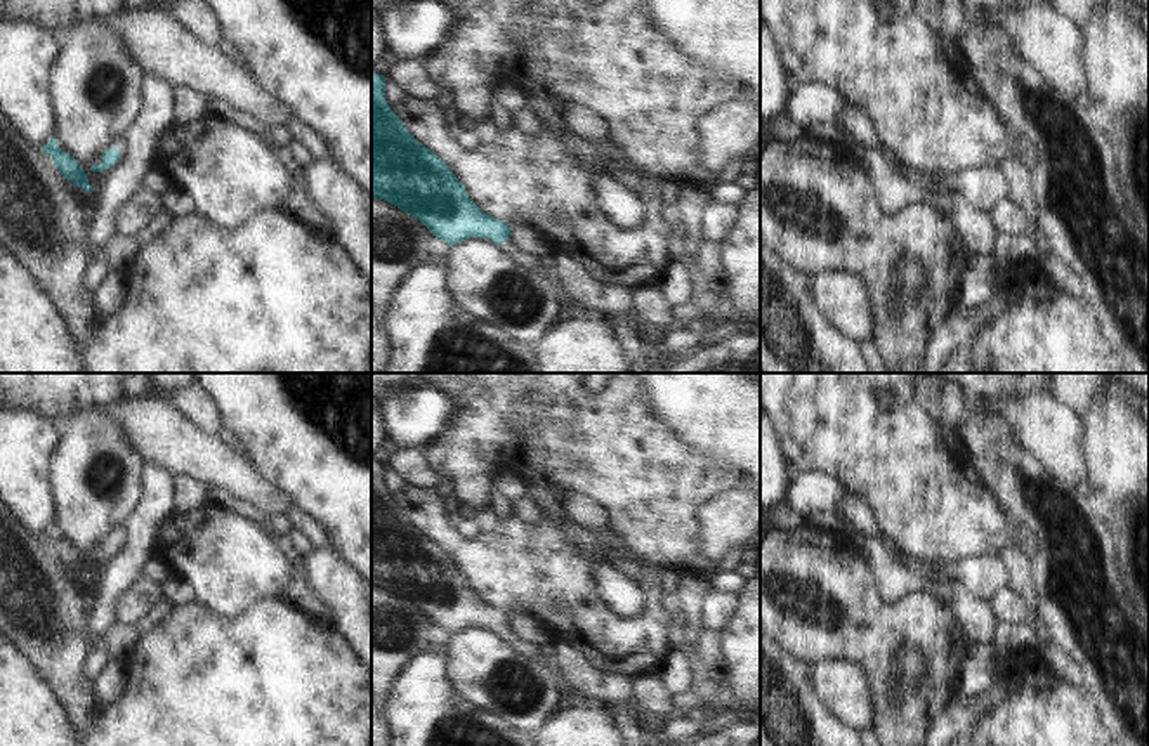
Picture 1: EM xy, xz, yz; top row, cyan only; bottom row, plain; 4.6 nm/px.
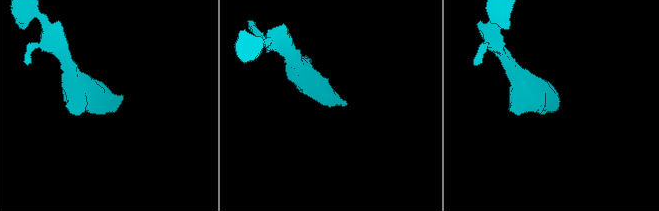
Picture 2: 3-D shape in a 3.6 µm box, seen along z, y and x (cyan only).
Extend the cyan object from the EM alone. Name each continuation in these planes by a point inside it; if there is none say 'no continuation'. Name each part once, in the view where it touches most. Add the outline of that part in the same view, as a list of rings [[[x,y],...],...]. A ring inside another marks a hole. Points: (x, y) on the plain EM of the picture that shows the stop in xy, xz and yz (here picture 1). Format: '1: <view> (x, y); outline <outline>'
1: xy (118, 531); outline [[[115,526],[101,541],[99,545],[94,548],[95,553],[102,553],[102,541],[116,536],[120,540],[120,546],[125,545],[125,527],[123,526]]]

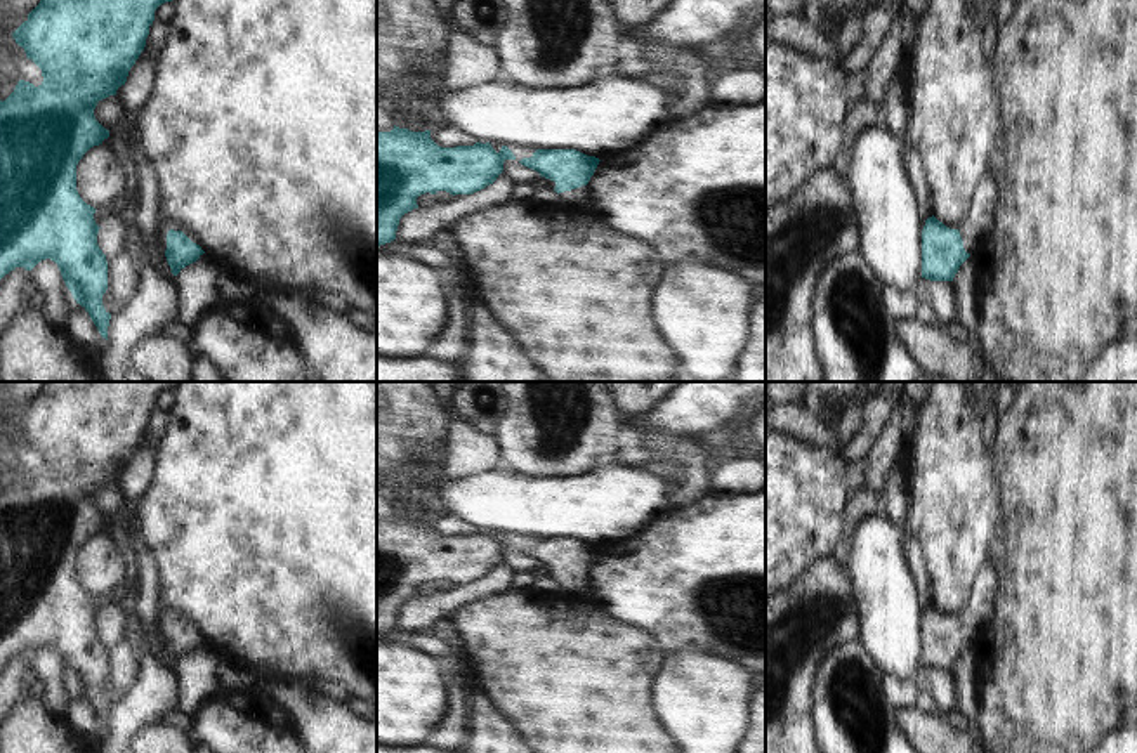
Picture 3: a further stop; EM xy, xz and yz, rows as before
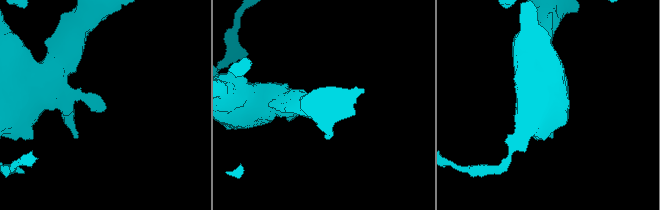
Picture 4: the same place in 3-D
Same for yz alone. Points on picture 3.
1: yz (979, 609); outline [[[984,564],[976,576],[969,604],[956,616],[967,642],[972,642],[979,628],[995,616],[996,593],[998,574],[989,564]]]

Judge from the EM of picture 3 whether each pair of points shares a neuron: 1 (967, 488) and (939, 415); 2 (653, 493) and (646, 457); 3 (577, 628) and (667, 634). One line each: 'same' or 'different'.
1: same
2: different
3: different

